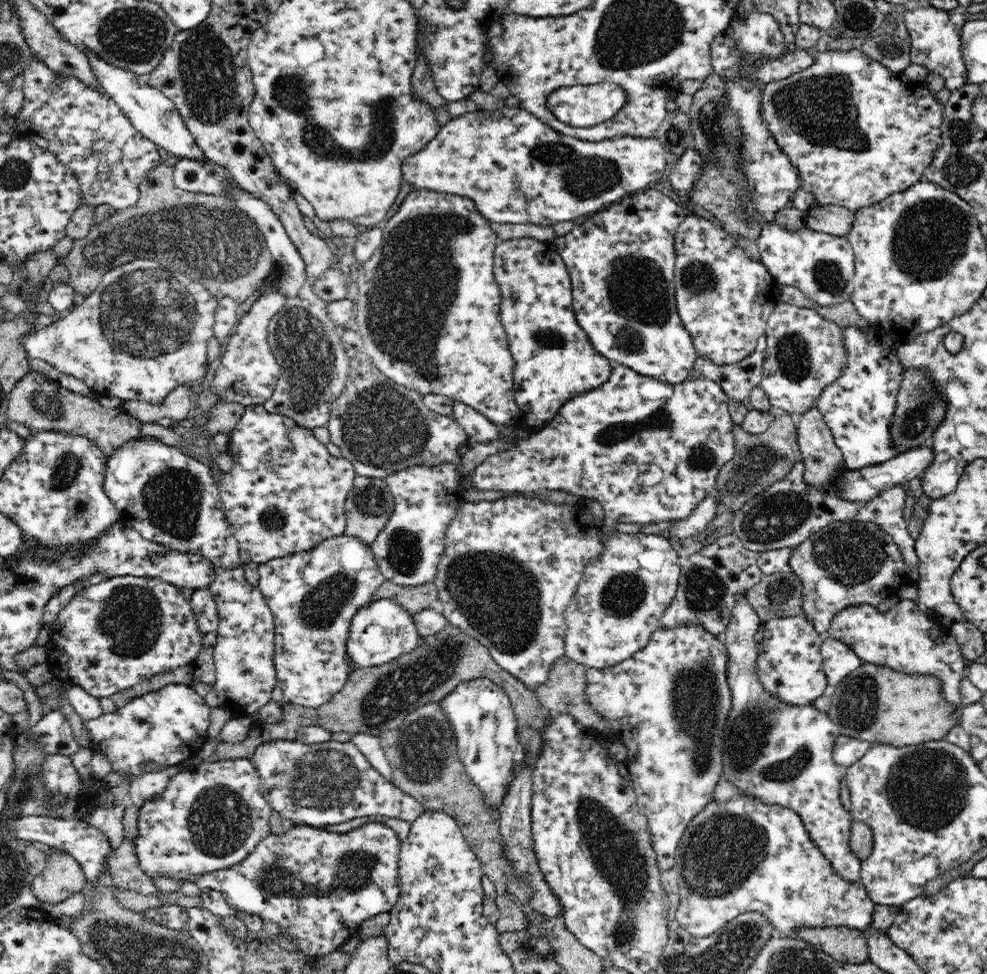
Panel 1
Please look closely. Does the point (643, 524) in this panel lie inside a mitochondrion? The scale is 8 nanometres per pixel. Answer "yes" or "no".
no

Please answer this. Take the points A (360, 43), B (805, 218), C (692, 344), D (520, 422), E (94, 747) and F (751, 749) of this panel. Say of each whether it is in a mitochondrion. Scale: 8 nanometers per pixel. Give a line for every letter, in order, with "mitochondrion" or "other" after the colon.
A: other
B: other
C: other
D: other
E: other
F: mitochondrion

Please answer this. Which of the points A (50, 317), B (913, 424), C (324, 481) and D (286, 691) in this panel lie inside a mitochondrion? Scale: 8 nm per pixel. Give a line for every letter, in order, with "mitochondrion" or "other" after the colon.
A: other
B: mitochondrion
C: other
D: other

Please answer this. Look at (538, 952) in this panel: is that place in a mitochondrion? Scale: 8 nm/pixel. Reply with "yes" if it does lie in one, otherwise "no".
no

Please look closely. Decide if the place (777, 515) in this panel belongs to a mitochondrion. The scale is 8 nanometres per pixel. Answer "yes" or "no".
yes

